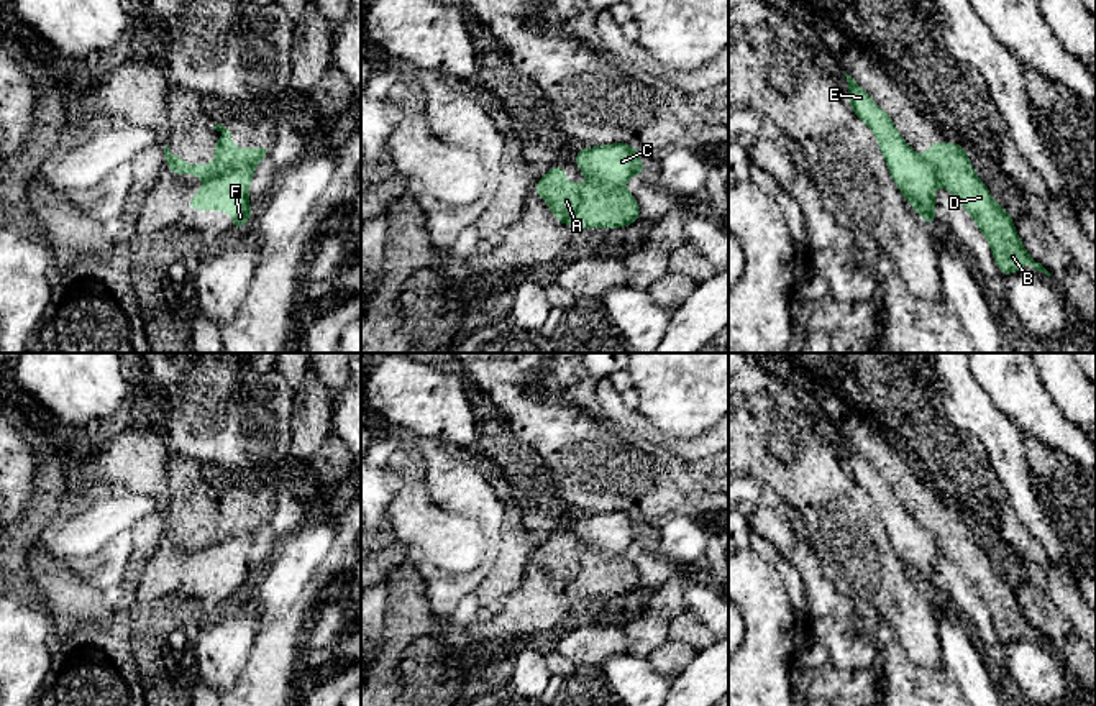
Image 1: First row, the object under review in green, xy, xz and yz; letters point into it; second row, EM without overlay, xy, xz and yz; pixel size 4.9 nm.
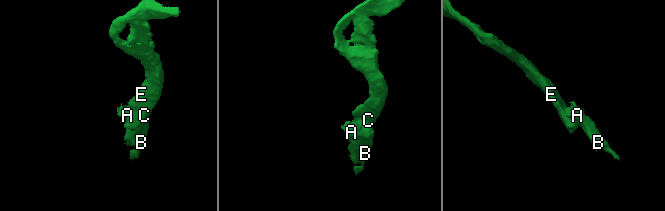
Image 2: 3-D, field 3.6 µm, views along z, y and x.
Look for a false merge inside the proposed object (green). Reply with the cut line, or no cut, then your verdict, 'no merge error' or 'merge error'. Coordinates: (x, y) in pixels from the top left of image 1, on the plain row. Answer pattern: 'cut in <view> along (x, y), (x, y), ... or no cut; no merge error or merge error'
cut in xy along (255, 532), (227, 537), (205, 549); merge error

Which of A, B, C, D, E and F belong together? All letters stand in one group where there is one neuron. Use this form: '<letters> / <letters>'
A B D / C E F

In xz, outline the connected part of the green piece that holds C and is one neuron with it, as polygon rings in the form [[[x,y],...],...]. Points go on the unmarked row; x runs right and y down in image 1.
[[[625,511],[581,516],[576,530],[587,547],[610,555],[623,555],[630,545],[646,539],[640,519]]]

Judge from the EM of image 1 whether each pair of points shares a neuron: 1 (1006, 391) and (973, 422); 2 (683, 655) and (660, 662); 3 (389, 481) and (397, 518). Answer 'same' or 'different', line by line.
1: different
2: same
3: different

